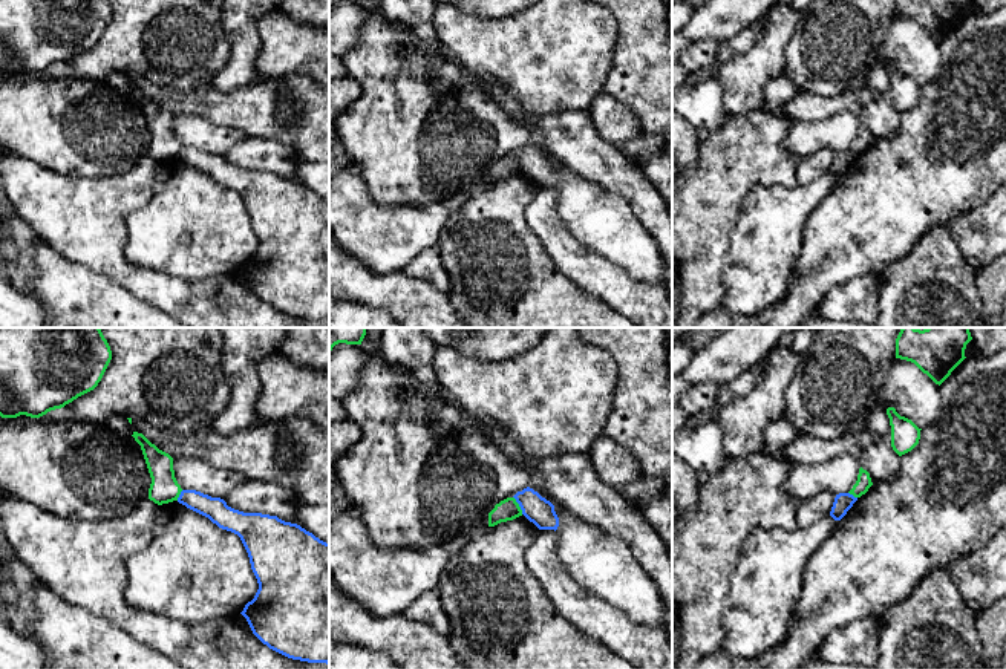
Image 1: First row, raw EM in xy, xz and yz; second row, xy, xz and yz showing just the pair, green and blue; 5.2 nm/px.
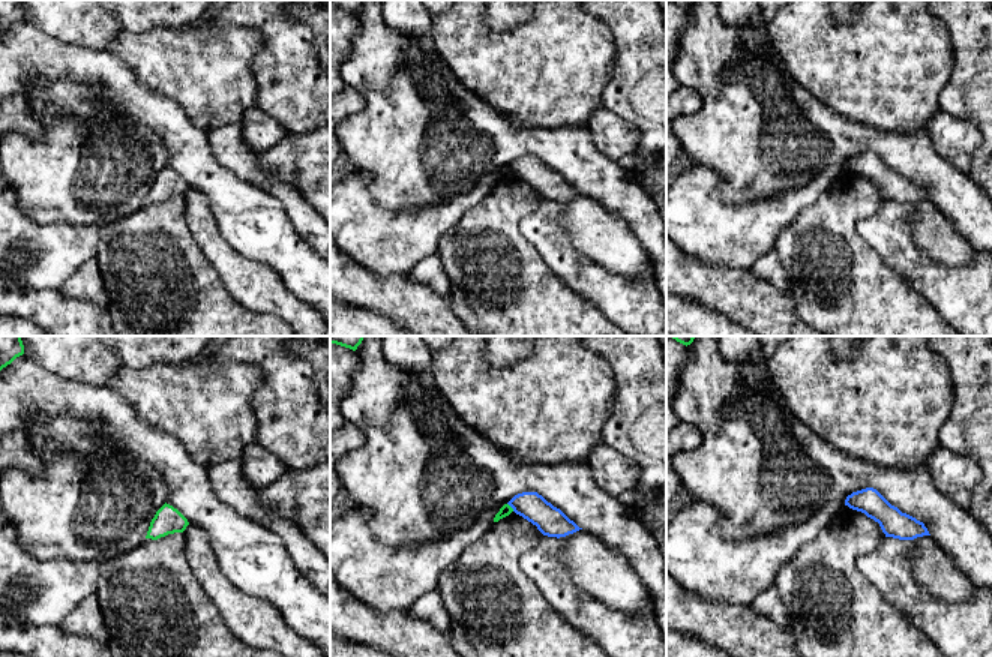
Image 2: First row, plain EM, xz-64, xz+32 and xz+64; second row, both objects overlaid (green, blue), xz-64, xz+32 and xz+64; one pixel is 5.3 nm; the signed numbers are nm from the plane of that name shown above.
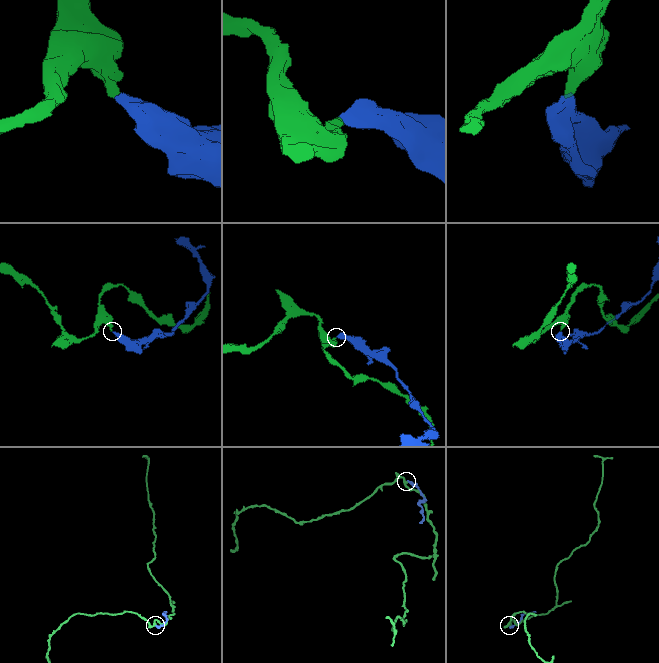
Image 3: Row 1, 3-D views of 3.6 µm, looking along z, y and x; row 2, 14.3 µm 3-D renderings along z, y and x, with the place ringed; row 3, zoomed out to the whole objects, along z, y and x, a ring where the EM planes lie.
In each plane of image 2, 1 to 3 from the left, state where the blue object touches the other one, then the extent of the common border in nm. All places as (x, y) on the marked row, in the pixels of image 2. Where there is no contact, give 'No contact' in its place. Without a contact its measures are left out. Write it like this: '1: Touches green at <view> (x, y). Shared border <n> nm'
1: No contact
2: Touches green at xz+32 (511, 507). Shared border 60 nm
3: No contact

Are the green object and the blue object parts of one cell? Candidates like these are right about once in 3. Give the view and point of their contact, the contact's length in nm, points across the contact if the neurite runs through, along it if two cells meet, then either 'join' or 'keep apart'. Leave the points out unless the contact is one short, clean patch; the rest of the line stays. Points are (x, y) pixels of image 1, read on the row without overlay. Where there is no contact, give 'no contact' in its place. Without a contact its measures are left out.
meets green in xz at (518, 163); contact 110 nm long; border along xz (513, 153), (522, 170); keep apart

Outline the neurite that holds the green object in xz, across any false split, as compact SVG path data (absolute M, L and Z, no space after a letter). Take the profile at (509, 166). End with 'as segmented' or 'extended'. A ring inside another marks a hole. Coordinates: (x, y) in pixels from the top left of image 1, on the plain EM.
M507 155L495 162L488 170L488 184L495 184L501 179L513 178L522 173L522 167L514 155Z; as segmented

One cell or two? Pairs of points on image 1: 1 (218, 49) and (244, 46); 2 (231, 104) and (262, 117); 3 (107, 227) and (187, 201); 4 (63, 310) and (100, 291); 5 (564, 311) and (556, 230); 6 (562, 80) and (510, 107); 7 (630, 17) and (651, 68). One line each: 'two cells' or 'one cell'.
1: two cells
2: one cell
3: two cells
4: one cell
5: two cells
6: two cells
7: one cell

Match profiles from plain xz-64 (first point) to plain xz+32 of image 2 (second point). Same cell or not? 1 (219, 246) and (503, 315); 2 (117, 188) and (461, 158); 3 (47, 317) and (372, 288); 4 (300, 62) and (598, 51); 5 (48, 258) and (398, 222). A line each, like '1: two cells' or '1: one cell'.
1: two cells
2: one cell
3: one cell
4: two cells
5: one cell

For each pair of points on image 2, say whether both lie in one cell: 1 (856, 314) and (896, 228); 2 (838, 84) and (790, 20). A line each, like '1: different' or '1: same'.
1: different
2: same

